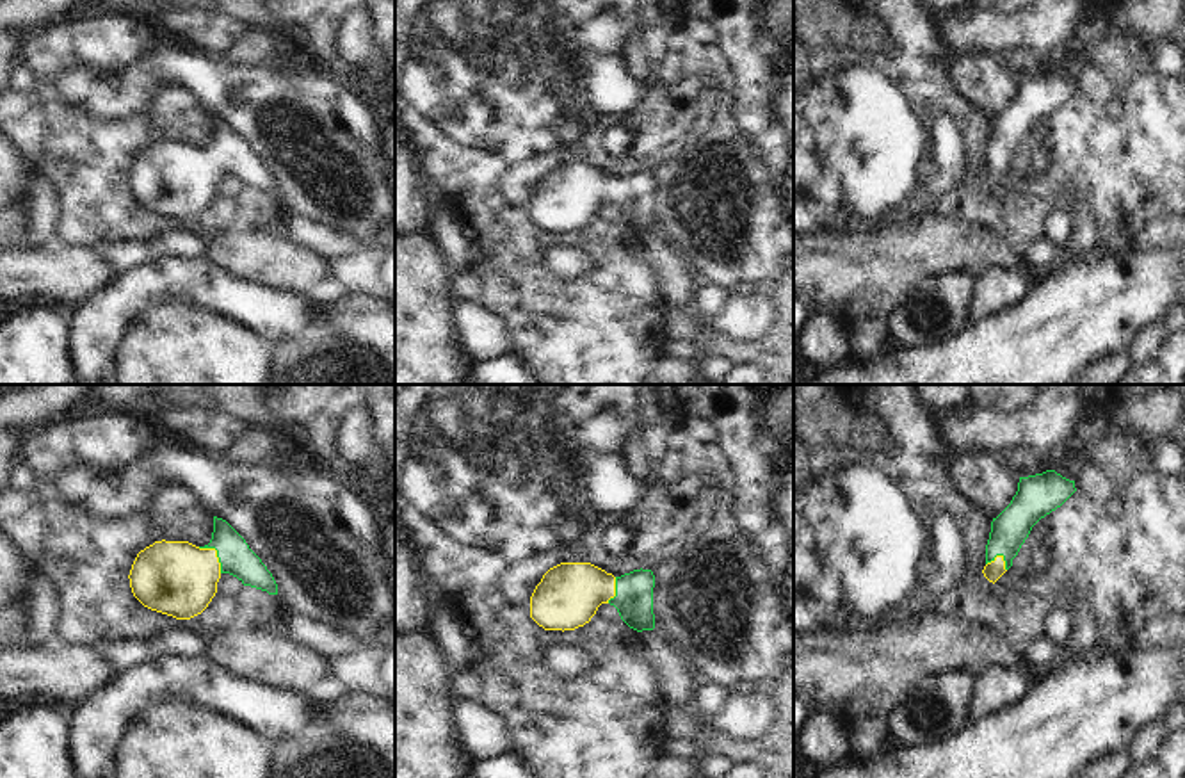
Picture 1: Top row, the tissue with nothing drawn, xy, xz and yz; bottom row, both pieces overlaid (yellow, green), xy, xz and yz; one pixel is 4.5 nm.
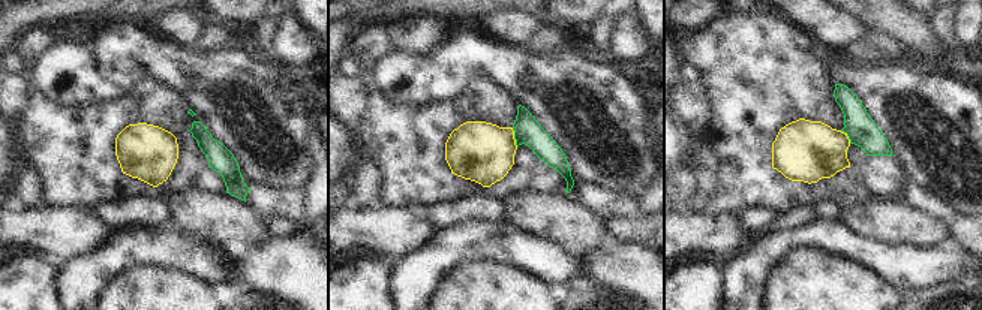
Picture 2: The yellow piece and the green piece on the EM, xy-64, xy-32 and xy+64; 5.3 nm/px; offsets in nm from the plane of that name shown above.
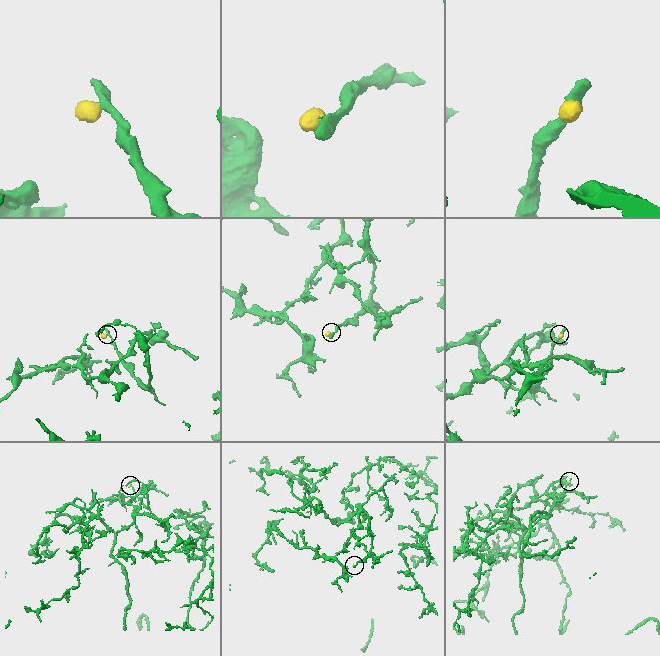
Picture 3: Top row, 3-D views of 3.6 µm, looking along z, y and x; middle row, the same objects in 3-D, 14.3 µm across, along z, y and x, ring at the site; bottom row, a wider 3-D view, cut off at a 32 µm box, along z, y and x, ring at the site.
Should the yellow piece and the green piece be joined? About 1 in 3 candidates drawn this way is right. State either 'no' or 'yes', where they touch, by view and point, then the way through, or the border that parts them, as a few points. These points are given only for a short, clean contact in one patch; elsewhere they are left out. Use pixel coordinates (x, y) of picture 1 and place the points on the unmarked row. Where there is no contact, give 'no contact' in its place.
yes; contact xy (216, 153); way xy (178, 180), (200, 170), (216, 153), (235, 159)

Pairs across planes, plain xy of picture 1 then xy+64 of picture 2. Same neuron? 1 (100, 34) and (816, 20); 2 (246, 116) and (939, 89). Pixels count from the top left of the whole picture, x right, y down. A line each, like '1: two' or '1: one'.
1: two
2: one

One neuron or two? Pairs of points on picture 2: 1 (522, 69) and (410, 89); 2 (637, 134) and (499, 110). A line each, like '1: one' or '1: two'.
1: one
2: two

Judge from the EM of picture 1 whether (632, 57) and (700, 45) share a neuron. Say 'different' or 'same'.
different

